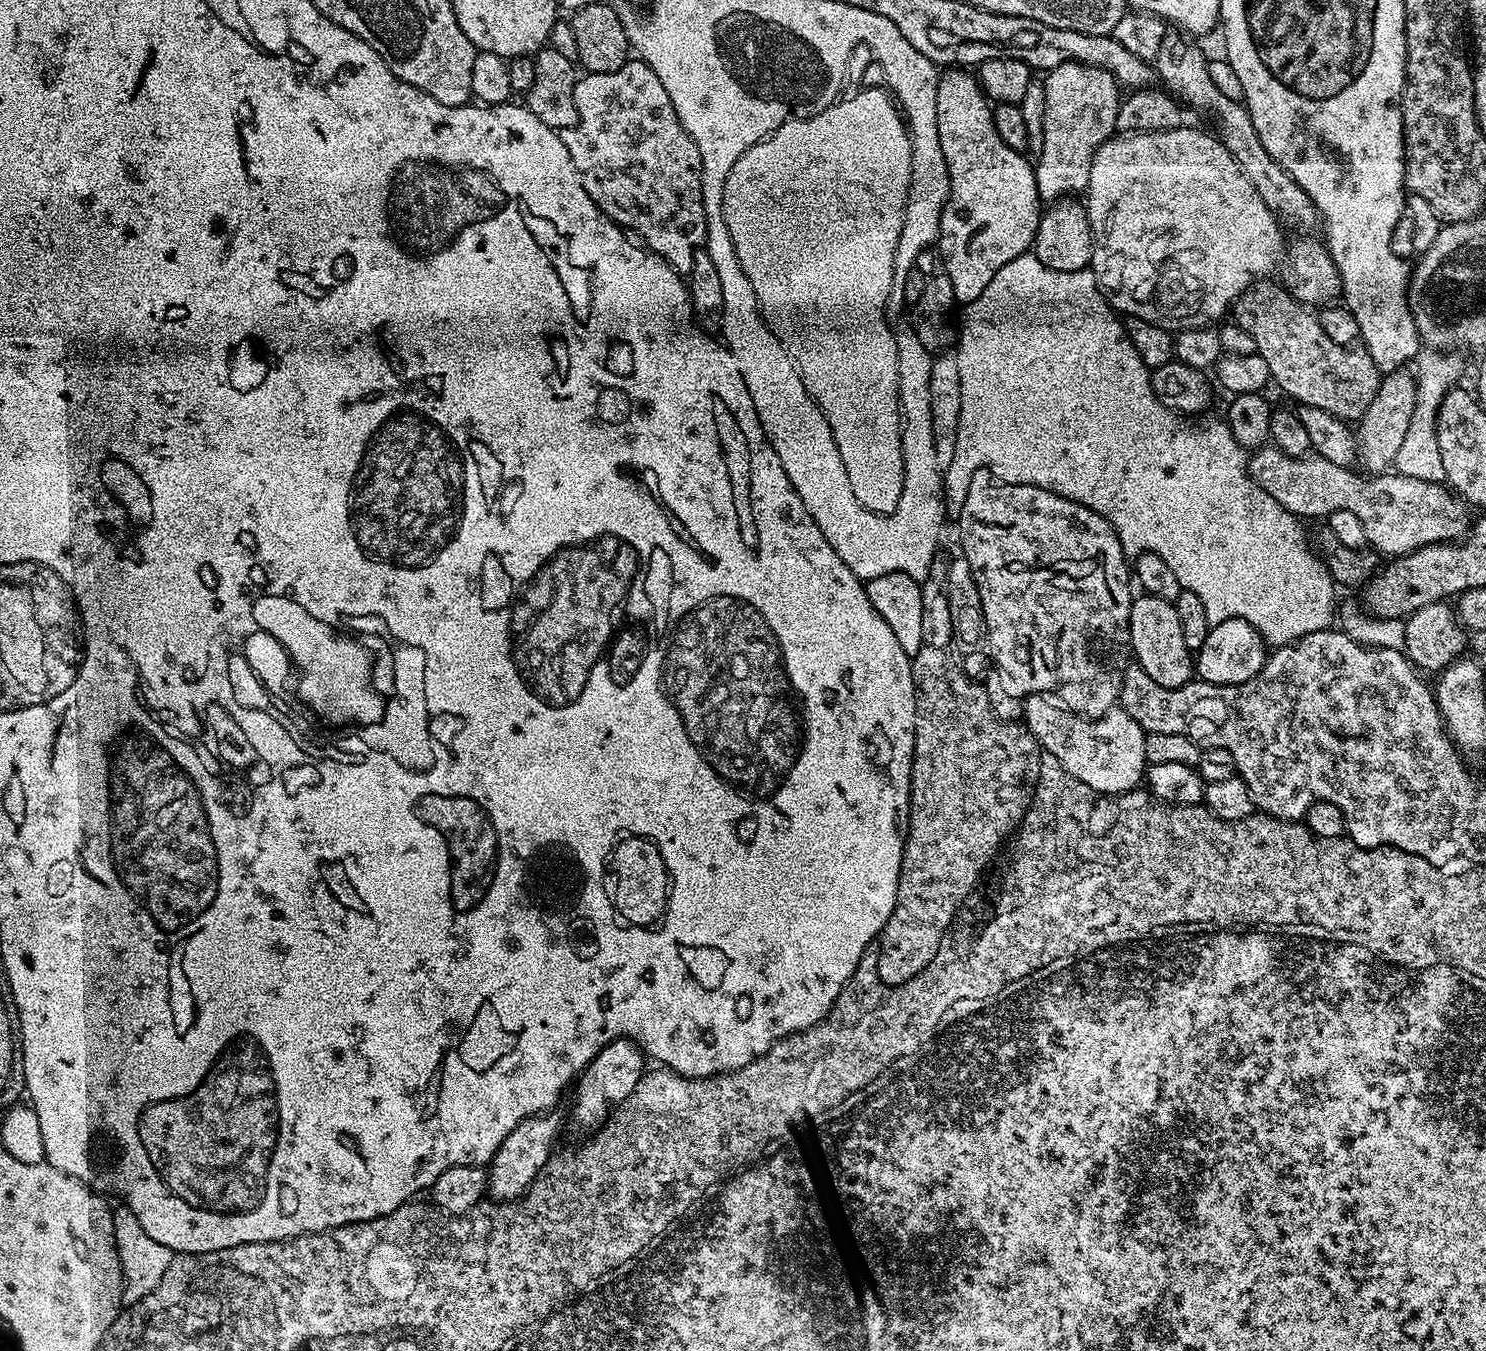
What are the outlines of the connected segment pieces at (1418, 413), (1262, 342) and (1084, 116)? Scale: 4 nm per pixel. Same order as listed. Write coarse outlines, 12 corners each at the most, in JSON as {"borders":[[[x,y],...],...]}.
{"borders":[[[1454,354],[1417,357],[1414,414],[1393,460],[1397,475],[1446,482],[1441,402],[1457,383]],[[1283,283],[1236,299],[1271,379],[1300,404],[1359,421],[1382,373],[1330,342]],[[1078,62],[1045,76],[1041,201],[1087,189],[1122,89]]]}

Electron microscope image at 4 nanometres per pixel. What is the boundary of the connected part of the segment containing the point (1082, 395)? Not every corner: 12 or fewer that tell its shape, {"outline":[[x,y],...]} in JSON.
{"outline":[[1091,267],[966,305],[942,472],[1094,510],[1209,625],[1338,585],[1227,423],[1158,402]]}

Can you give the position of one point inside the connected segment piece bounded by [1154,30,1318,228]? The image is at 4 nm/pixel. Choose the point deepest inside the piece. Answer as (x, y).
(1184, 69)

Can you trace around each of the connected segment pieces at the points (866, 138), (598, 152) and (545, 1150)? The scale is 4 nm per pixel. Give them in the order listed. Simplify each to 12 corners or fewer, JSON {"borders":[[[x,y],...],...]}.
{"borders":[[[880,92],[786,121],[722,214],[854,498],[904,489],[908,142]],[[658,74],[581,75],[563,129],[596,205],[673,270],[706,244],[702,158]],[[557,1113],[530,1116],[500,1143],[486,1190],[523,1195],[549,1165]]]}

